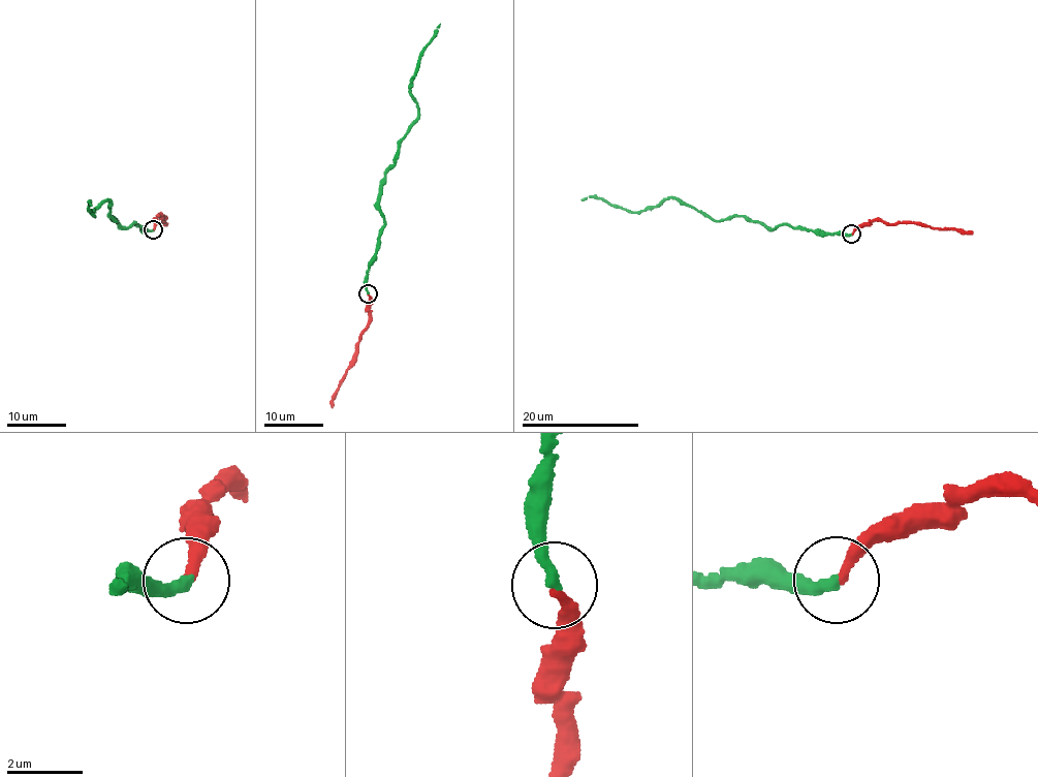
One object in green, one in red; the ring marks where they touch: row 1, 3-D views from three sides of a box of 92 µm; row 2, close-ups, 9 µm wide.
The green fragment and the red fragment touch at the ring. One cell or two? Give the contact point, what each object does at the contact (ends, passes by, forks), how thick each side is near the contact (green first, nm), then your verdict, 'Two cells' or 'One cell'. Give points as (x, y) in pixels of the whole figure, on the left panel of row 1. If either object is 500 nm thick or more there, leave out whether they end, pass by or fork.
Place: (153, 229). At the ring green ends. At the ring red ends. Thickness 320 nm (green) against 280 nm. One cell

